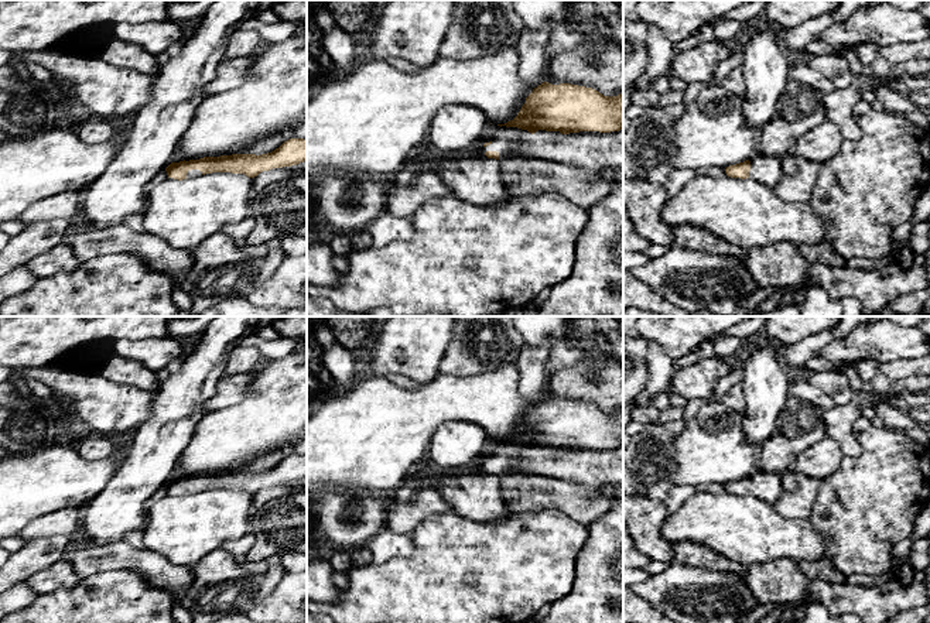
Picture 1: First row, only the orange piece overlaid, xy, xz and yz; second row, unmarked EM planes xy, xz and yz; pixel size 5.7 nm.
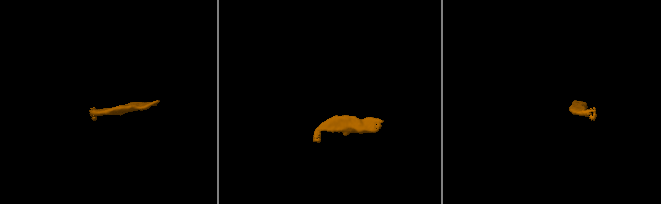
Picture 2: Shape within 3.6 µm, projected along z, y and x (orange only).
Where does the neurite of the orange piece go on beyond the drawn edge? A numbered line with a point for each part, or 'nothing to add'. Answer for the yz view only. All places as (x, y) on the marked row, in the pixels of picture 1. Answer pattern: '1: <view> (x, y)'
1: yz (766, 170)

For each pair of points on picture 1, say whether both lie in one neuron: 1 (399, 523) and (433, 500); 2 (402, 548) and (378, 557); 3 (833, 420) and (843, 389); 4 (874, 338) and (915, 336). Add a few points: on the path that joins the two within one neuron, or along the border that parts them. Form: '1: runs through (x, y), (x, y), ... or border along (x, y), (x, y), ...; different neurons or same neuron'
1: runs through (407, 516), (424, 503); same neuron
2: runs through (396, 548), (386, 548), (383, 551); same neuron
3: border along (854, 394), (845, 403), (836, 404); different neurons
4: runs through (884, 338), (905, 338); same neuron

